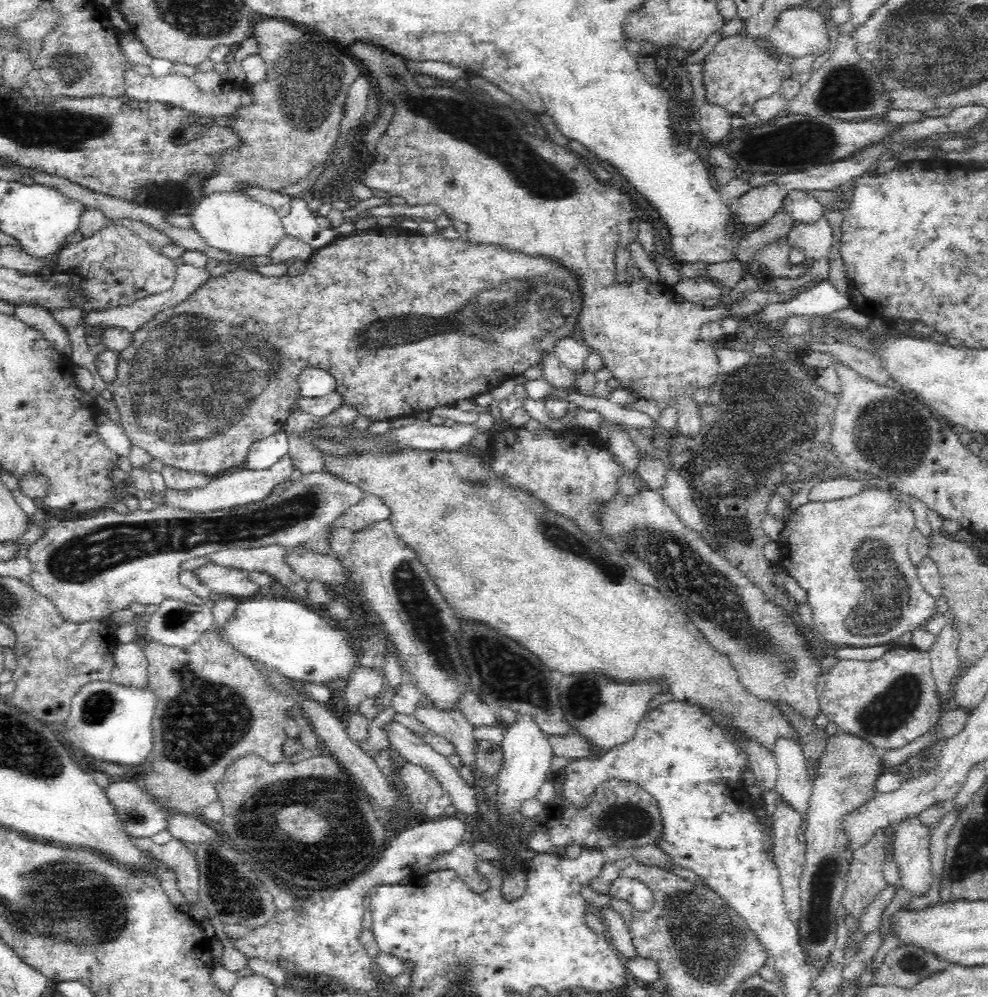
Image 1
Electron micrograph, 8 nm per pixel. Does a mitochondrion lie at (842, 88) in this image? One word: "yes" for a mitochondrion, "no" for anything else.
yes

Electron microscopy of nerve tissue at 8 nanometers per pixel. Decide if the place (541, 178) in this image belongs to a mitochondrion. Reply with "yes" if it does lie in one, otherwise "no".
yes

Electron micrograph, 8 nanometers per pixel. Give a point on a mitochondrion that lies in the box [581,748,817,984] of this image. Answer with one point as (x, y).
(627, 820)

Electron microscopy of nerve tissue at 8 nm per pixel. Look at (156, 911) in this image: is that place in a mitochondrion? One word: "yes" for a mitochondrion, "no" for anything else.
no

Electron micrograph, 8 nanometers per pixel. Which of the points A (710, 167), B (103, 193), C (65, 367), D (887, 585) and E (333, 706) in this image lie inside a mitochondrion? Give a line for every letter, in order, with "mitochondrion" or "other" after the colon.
A: other
B: other
C: other
D: mitochondrion
E: other

